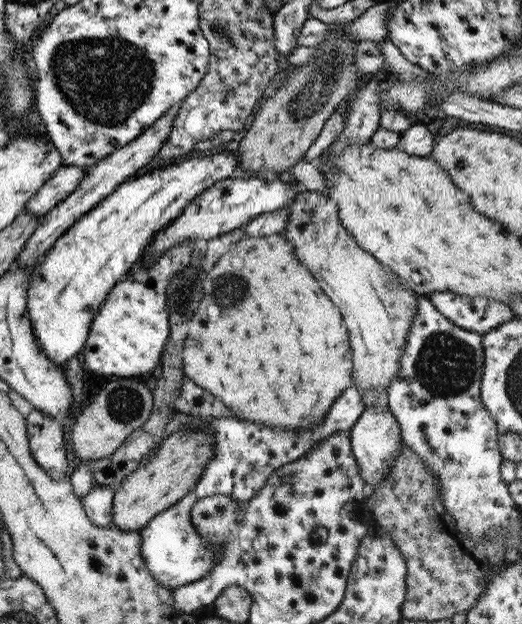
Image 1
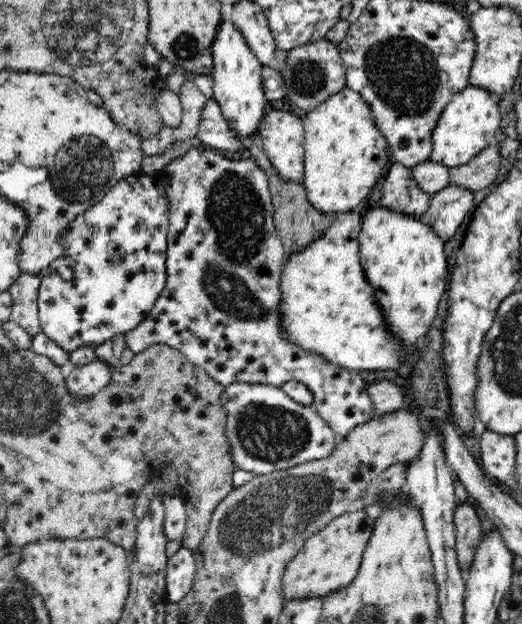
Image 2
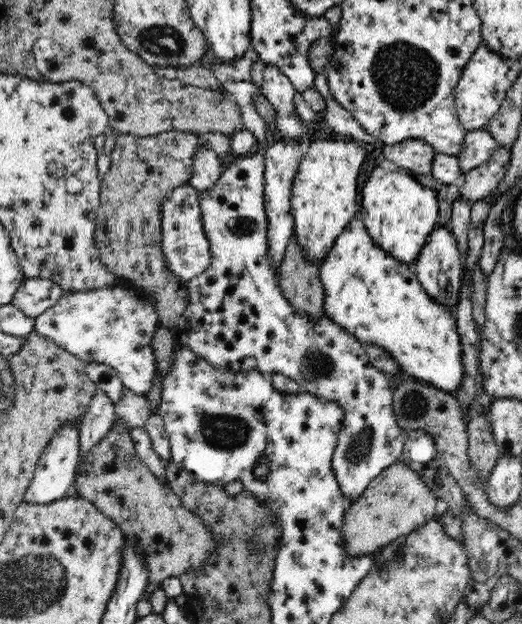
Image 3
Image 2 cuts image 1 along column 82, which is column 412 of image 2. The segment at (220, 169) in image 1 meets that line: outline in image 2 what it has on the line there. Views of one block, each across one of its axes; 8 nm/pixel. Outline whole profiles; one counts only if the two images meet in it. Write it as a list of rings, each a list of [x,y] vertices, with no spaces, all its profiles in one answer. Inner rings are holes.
[[[380,205],[366,212],[362,218],[359,257],[389,329],[405,344],[405,348],[416,348],[414,344],[418,336],[428,336],[427,332],[433,326],[438,304],[446,288],[446,278],[450,275],[444,255],[444,240],[434,232],[424,216],[408,216]]]

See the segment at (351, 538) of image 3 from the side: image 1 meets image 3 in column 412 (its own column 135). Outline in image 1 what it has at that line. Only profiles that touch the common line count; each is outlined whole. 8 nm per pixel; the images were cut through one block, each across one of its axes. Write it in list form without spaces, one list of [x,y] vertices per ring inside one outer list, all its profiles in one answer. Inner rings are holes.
[[[179,429],[168,434],[153,450],[149,460],[132,470],[113,489],[112,526],[125,532],[139,532],[153,516],[163,512],[189,492],[211,459],[214,436],[205,429]]]

